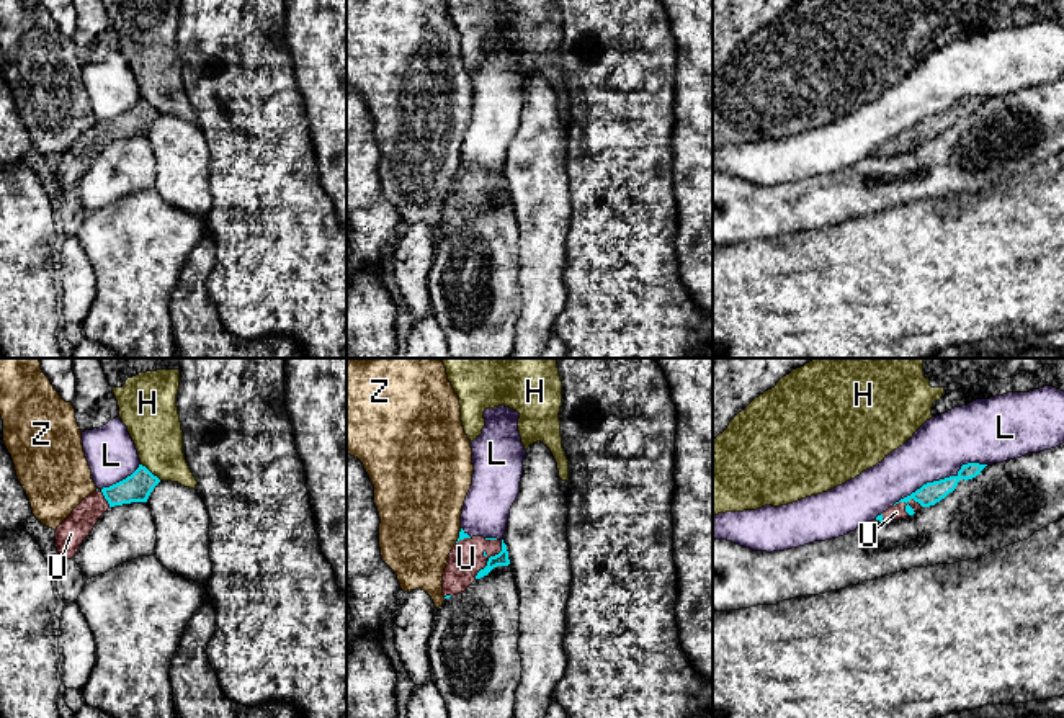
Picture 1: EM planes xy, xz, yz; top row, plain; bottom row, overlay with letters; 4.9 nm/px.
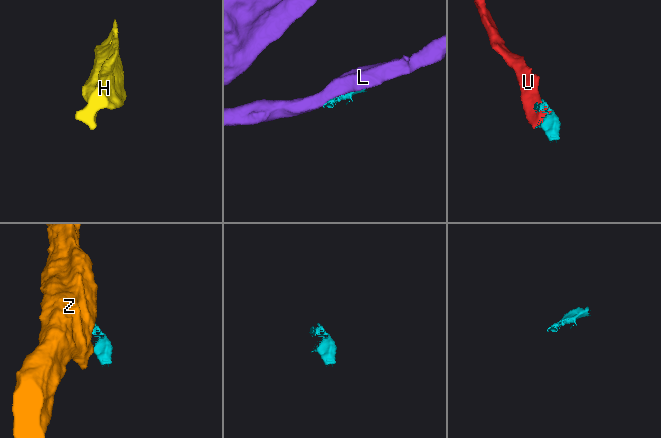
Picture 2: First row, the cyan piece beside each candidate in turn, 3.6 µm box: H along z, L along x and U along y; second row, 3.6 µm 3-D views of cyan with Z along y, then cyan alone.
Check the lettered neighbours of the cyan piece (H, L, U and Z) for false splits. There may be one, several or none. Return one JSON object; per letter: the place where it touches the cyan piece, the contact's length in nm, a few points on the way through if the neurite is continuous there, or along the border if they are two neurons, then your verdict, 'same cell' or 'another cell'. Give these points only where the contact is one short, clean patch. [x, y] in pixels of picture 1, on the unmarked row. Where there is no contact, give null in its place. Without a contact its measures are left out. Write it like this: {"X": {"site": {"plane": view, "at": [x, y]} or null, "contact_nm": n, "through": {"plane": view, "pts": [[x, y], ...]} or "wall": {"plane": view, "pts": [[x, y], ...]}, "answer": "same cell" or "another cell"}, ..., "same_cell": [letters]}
{"H": {"site": {"plane": "xy", "at": [149, 105]}, "contact_nm": 130, "wall": {"plane": "xy", "pts": [[141, 97], [160, 113]]}, "answer": "another cell"}, "L": {"site": {"plane": "yz", "at": [940, 113]}, "contact_nm": 500, "answer": "another cell"}, "U": {"site": {"plane": "xz", "at": [489, 192]}, "contact_nm": 240, "answer": "same cell"}, "Z": {"site": {"plane": "xz", "at": [460, 169]}, "contact_nm": 80, "answer": "another cell"}, "same_cell": ["U"]}

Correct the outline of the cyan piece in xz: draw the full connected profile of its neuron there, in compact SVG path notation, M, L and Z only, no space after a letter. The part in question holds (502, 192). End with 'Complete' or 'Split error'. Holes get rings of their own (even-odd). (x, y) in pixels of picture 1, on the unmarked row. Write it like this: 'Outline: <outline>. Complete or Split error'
Outline: M461 162L443 206L443 231L449 232L458 229L476 213L487 209L494 201L508 198L510 193L503 173L471 172Z. Split error

